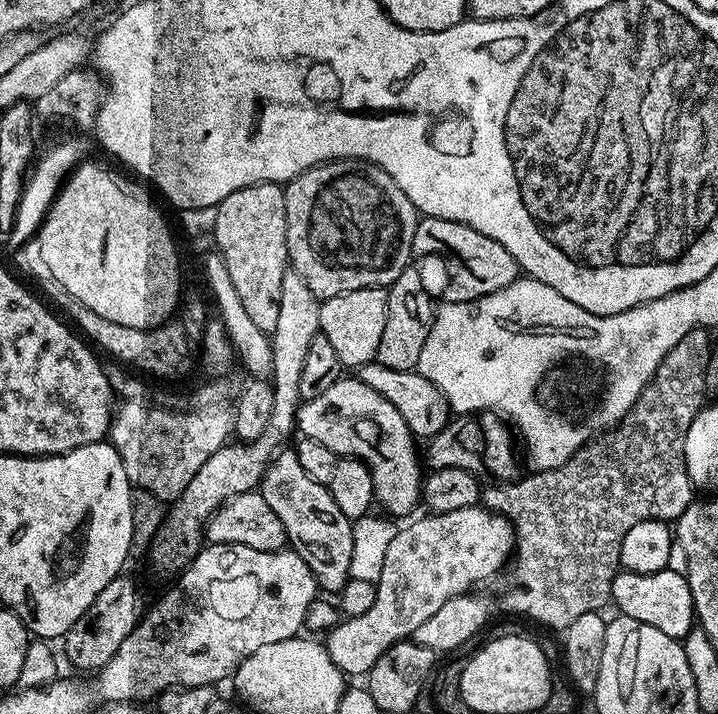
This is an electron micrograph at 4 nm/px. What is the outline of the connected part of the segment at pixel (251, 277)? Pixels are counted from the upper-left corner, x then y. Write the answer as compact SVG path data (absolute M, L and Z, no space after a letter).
M251 184L242 190L234 190L234 194L216 205L216 209L218 222L214 222L210 233L211 239L216 239L215 251L226 262L226 270L230 270L230 279L234 281L234 290L246 314L254 321L254 326L258 326L258 330L270 334L278 323L278 302L282 302L282 274L290 271L283 187L279 184Z

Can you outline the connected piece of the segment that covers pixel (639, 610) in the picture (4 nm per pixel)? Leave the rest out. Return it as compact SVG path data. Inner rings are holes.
M664 568L654 574L638 574L637 572L617 572L612 583L611 603L617 604L619 615L629 616L638 622L646 622L646 626L654 626L654 630L662 630L662 634L670 634L670 638L683 641L694 627L694 609L687 575L672 573Z

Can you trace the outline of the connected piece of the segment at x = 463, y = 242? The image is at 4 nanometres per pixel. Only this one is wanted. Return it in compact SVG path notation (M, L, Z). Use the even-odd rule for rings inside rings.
M424 216L417 219L414 230L413 253L419 256L436 256L445 252L452 259L452 285L448 288L447 303L457 304L468 300L476 300L479 296L494 294L518 279L521 275L516 260L494 238L486 234L478 234L469 224L457 220L447 220L437 216Z

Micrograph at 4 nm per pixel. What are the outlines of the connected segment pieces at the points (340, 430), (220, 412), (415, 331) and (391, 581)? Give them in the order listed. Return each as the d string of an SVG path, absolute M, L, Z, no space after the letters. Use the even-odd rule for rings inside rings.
M342 378L334 382L330 390L318 394L318 398L303 401L296 411L296 428L300 436L322 442L322 446L334 450L337 457L361 460L372 475L379 507L381 504L389 517L411 517L416 504L418 508L422 500L422 456L416 453L417 437L402 420L402 414L398 414L378 390L370 390L366 382Z
M138 400L123 401L112 417L110 442L118 450L122 466L126 466L133 489L161 502L171 502L190 486L190 478L202 470L206 458L229 443L233 435L232 414L224 406L189 411L147 406Z
M415 266L404 268L386 291L386 327L378 342L375 363L390 366L390 370L417 371L418 358L422 358L422 346L426 346L426 338L430 338L430 330L436 320L437 305L432 305L432 296L424 285L424 276Z
M464 506L462 510L446 510L445 512L433 512L431 514L424 514L424 517L421 518L421 520L413 519L411 522L413 524L408 524L405 526L405 528L401 527L399 530L396 531L394 534L393 540L390 542L389 548L386 550L386 558L382 558L382 570L380 571L380 576L377 578L376 581L374 581L376 585L376 597L374 598L374 606L370 606L370 610L366 610L366 614L362 614L361 616L350 616L347 617L343 622L336 625L335 628L332 629L331 632L327 633L326 636L326 647L328 649L328 653L330 654L330 658L334 662L334 666L338 666L338 670L340 672L343 672L345 677L352 678L352 676L360 676L363 677L371 668L374 666L374 662L378 662L378 658L382 658L382 654L386 654L386 650L390 650L390 646L394 646L398 641L400 640L406 640L412 637L414 634L414 630L418 630L418 626L422 626L422 622L426 622L426 618L431 618L435 612L441 608L441 606L446 606L446 602L450 602L450 598L454 598L455 596L462 596L468 593L471 593L473 591L472 588L475 586L476 583L479 582L479 580L488 580L491 578L491 576L496 576L499 574L500 571L504 568L504 563L507 562L507 560L511 561L514 556L514 549L516 546L516 529L513 528L511 520L508 519L507 516L502 516L498 512L493 512L491 508L486 508L483 506Z

